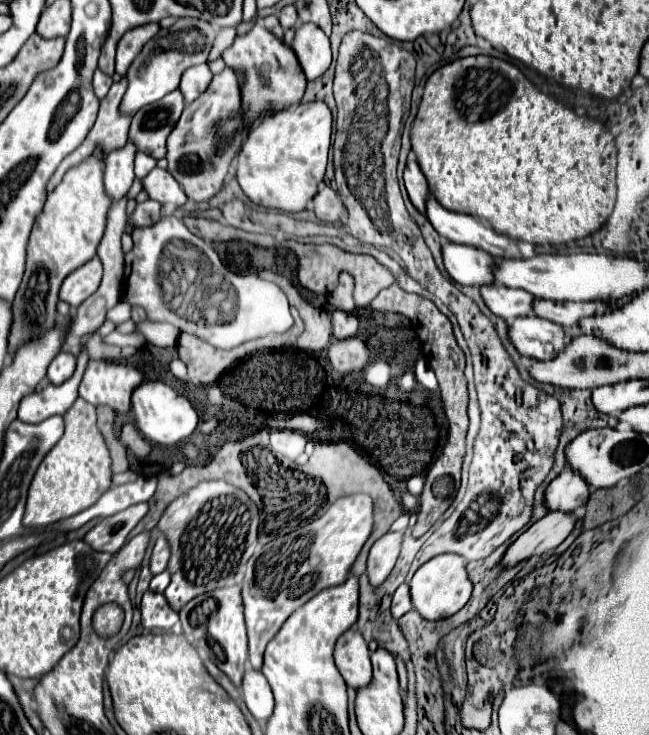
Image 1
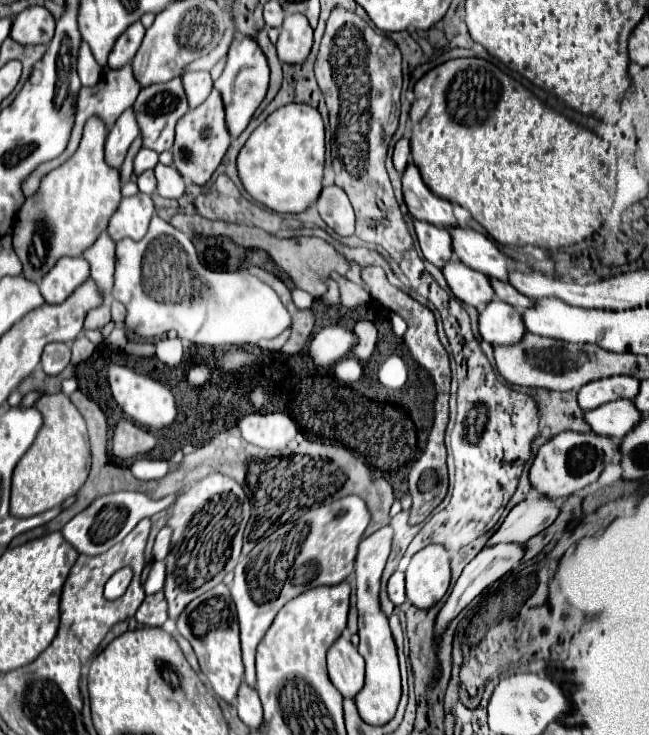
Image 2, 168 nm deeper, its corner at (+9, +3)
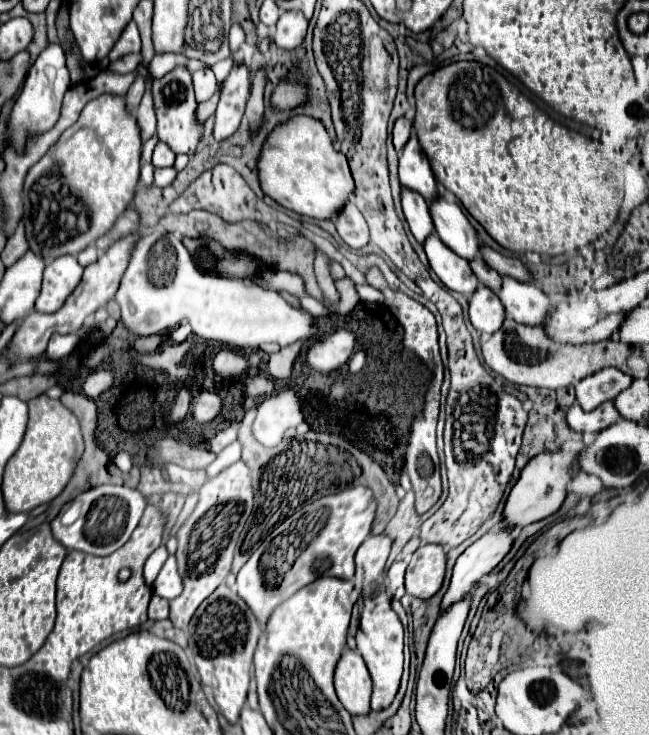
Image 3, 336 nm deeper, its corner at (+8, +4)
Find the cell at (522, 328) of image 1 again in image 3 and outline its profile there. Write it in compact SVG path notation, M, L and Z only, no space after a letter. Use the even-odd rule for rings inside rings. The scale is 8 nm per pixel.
M480 285L470 299L470 321L480 333L496 333L500 325L504 325L506 313L500 297L492 293L488 287Z

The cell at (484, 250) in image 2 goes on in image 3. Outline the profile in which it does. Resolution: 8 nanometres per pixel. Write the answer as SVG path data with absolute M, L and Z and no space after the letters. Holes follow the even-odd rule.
M444 197L430 203L430 213L436 225L436 235L456 255L472 261L480 257L480 239L458 203L448 203Z

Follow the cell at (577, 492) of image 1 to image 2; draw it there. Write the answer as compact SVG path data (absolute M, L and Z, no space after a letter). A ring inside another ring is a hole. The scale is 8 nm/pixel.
M529 492L529 496L519 502L503 520L499 530L493 532L493 536L487 540L483 548L491 548L503 542L509 544L525 544L529 538L545 530L559 514L557 502L547 502L539 498L539 494Z

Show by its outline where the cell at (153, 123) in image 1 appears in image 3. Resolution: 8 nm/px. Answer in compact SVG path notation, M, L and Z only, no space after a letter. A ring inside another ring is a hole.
M182 67L170 71L162 79L152 77L152 99L154 99L154 111L158 119L158 139L164 141L174 153L186 153L192 155L200 143L202 127L194 121L194 111L198 107L192 91L192 79L190 73Z

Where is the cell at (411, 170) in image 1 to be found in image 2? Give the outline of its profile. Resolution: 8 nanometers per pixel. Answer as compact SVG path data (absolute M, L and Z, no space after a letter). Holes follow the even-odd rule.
M409 128L405 130L403 138L395 144L395 150L393 150L393 165L397 172L403 172L407 162L409 162L409 154L411 154L411 148L409 148Z

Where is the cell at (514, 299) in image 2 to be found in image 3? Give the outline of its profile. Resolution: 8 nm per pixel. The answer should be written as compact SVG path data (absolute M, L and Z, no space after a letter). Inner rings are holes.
M480 257L472 259L472 261L470 261L470 267L472 267L472 271L476 273L476 277L480 279L482 285L486 285L486 287L492 289L492 291L500 291L502 277L500 277L494 269L490 269L490 267L484 263L484 259L480 259Z

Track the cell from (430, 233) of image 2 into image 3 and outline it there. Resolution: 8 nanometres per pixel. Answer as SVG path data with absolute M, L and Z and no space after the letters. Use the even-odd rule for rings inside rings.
M402 187L402 211L408 221L408 227L418 243L424 243L434 233L432 215L428 209L428 203L424 197L420 197L414 191L408 191Z

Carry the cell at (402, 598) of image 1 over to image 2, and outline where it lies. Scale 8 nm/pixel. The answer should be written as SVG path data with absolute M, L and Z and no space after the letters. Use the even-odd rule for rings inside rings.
M401 568L389 578L387 592L389 592L389 598L391 598L391 602L395 606L401 606L407 600L405 598L405 576L403 576L403 570Z

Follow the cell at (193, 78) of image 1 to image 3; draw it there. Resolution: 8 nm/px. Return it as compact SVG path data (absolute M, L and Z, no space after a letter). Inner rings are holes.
M202 69L202 71L194 71L192 73L192 83L194 83L194 93L196 93L196 101L202 103L202 101L208 101L216 87L218 87L218 81L212 73L212 69Z

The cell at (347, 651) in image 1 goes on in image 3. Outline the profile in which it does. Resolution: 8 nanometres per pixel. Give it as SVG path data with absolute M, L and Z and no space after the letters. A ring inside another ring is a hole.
M350 647L342 651L334 671L334 687L342 705L352 715L370 713L372 681L362 655Z

